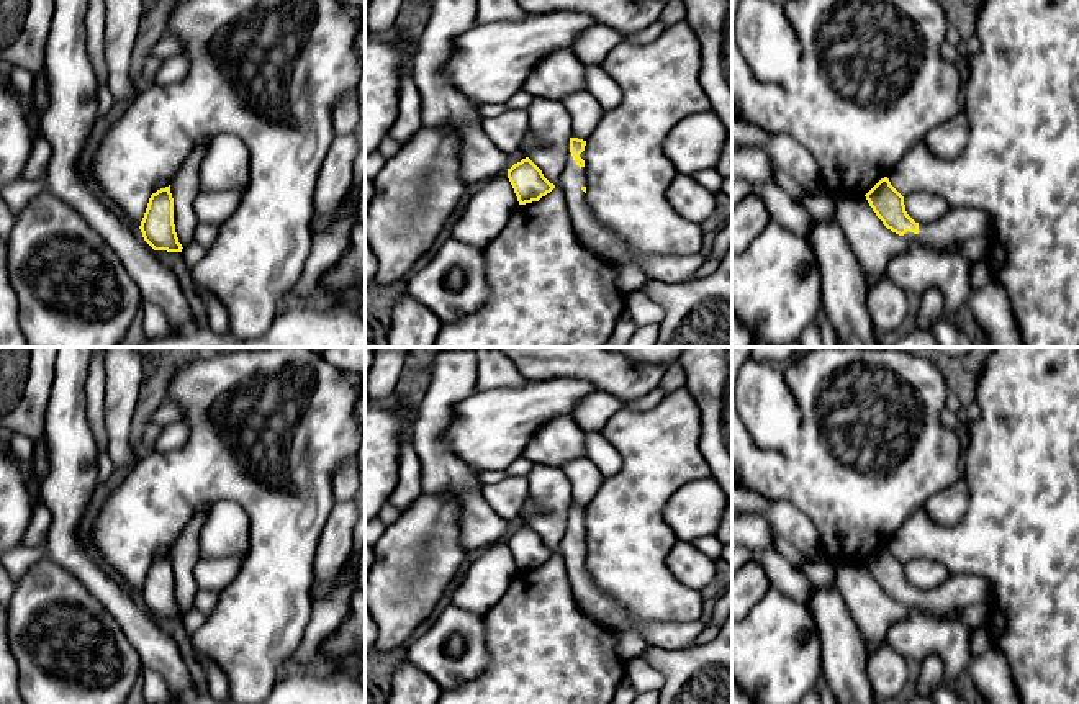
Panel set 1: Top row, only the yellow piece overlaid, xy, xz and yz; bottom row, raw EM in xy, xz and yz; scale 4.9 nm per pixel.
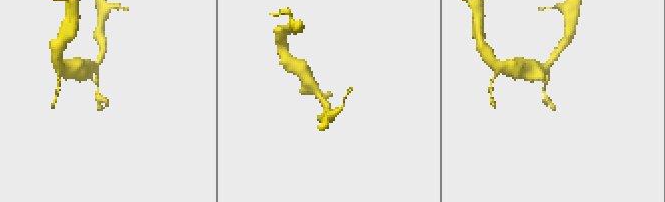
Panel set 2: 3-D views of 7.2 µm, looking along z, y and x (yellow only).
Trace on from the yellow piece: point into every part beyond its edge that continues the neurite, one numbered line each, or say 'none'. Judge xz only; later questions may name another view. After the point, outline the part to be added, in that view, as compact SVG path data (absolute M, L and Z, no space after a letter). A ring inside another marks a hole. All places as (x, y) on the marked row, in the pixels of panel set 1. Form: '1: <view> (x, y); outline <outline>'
1: xz (601, 241); outline M570 151L557 187L567 196L567 210L581 244L611 264L625 262L630 257L630 247L594 218L581 190L586 187L586 167L580 169Z

